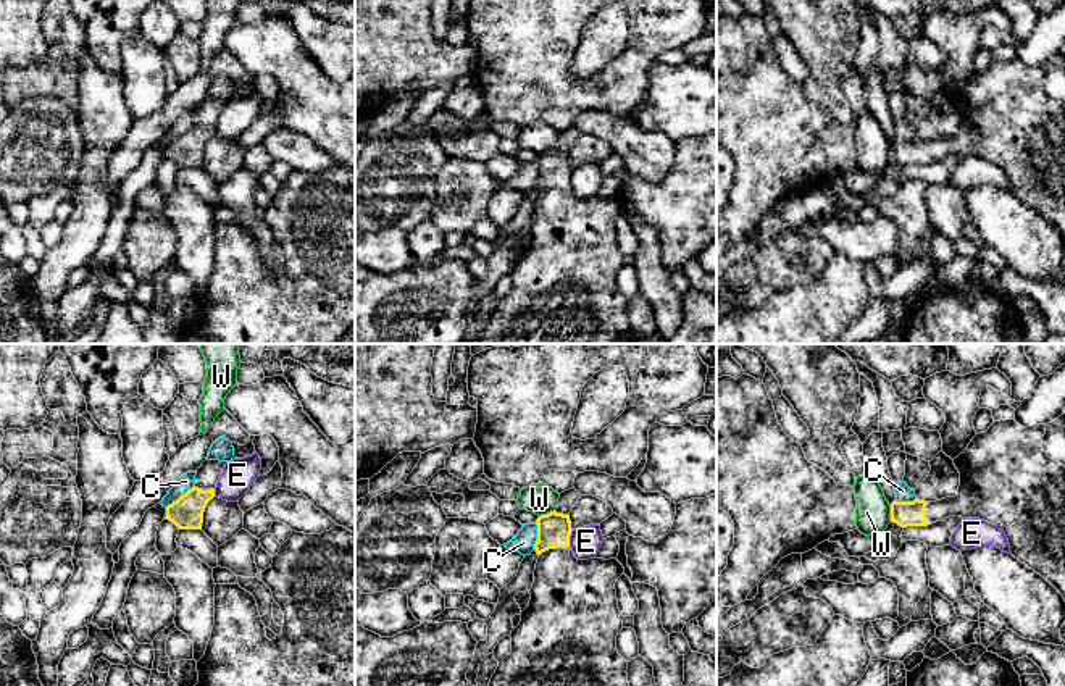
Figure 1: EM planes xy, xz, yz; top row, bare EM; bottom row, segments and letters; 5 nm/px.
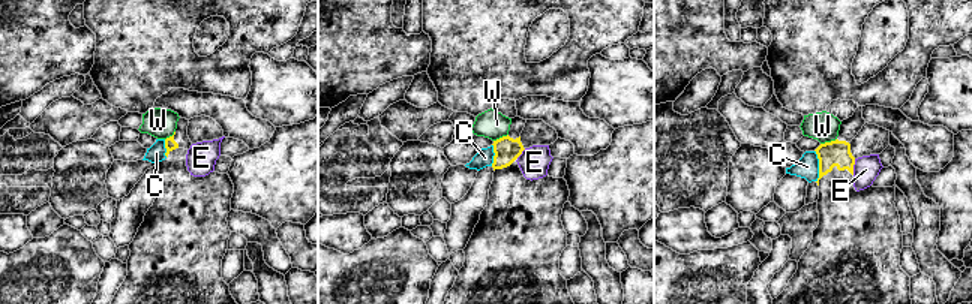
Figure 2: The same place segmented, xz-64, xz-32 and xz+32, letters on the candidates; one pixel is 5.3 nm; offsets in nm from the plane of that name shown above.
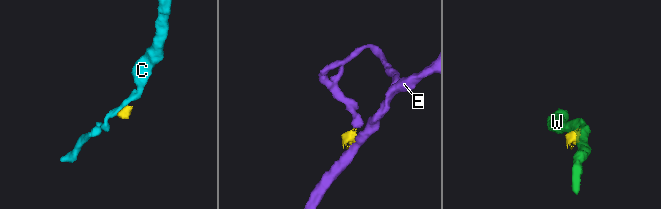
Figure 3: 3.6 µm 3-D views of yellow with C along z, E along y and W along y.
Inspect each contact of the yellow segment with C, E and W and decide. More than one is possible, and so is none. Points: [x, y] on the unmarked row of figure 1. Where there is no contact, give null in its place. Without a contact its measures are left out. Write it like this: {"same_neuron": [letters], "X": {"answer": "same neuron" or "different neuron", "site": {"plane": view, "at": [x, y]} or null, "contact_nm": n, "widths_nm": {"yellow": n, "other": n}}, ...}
{"same_neuron": [], "C": {"answer": "different neuron", "site": {"plane": "xy", "at": [181, 134]}, "contact_nm": 180, "widths_nm": {"yellow": 160, "other": 80}}, "E": {"answer": "different neuron", "site": {"plane": "xz", "at": [568, 176]}, "contact_nm": 90, "widths_nm": {"yellow": 170, "other": 150}}, "W": {"answer": "different neuron", "site": {"plane": "xz", "at": [547, 152]}, "contact_nm": 90, "widths_nm": {"yellow": 170, "other": 150}}}

